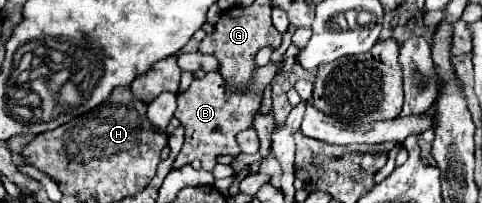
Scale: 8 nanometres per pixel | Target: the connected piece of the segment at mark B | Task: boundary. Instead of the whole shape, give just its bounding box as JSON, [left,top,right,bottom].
[173,64,277,172]

